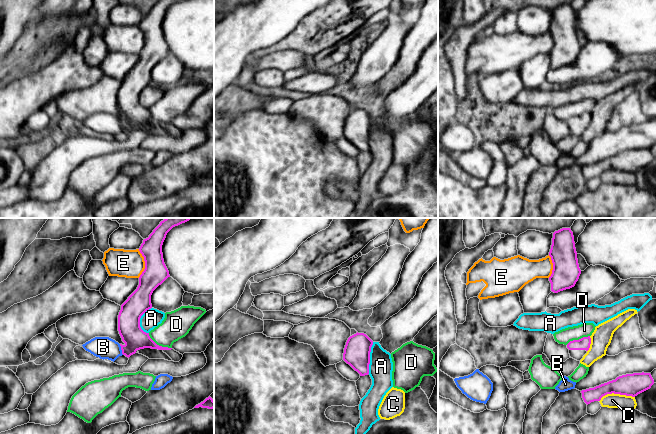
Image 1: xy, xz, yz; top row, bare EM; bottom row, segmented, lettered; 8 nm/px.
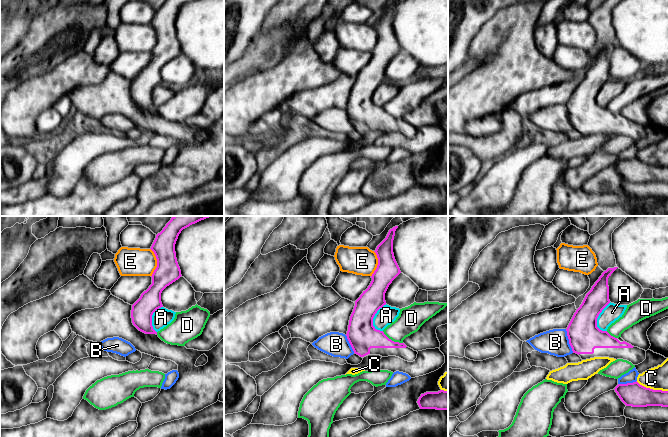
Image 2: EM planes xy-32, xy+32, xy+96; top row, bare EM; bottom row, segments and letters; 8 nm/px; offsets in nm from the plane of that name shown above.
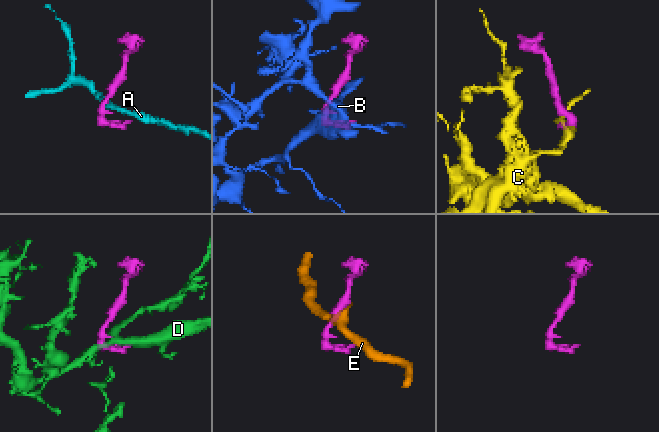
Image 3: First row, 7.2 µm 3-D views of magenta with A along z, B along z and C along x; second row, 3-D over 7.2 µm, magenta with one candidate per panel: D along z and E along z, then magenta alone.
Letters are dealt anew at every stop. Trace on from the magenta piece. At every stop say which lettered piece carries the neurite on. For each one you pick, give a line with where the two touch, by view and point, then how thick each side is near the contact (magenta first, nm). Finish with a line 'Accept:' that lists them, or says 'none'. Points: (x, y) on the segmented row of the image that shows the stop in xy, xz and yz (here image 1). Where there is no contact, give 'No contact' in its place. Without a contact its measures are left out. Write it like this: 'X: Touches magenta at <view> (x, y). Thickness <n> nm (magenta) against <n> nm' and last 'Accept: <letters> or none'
Accept: none

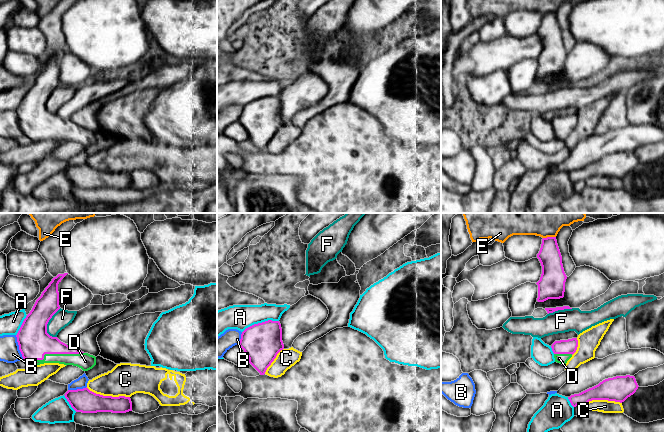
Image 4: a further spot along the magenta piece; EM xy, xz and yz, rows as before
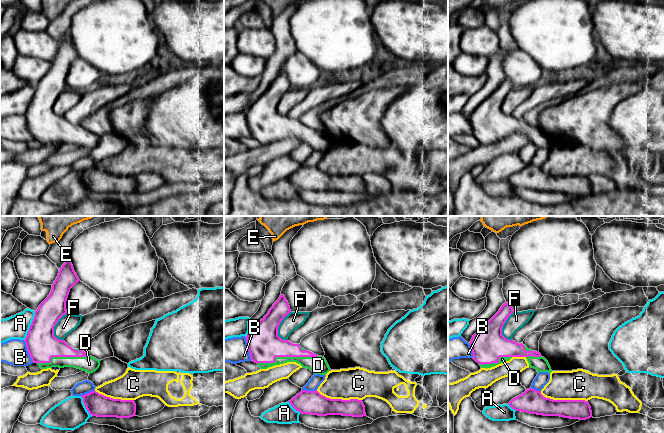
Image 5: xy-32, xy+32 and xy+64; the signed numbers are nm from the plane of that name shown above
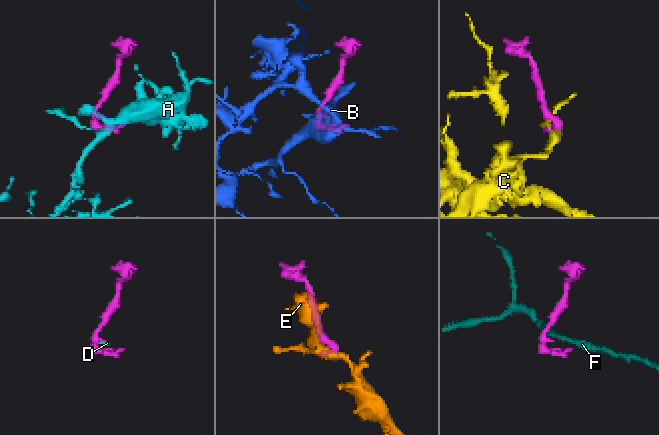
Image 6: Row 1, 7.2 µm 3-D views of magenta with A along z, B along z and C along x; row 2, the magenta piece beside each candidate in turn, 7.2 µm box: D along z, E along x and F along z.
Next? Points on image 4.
D: Touches magenta at xy (54, 353). Thickness 260 nm (magenta) against 130 nm
Accept: D

